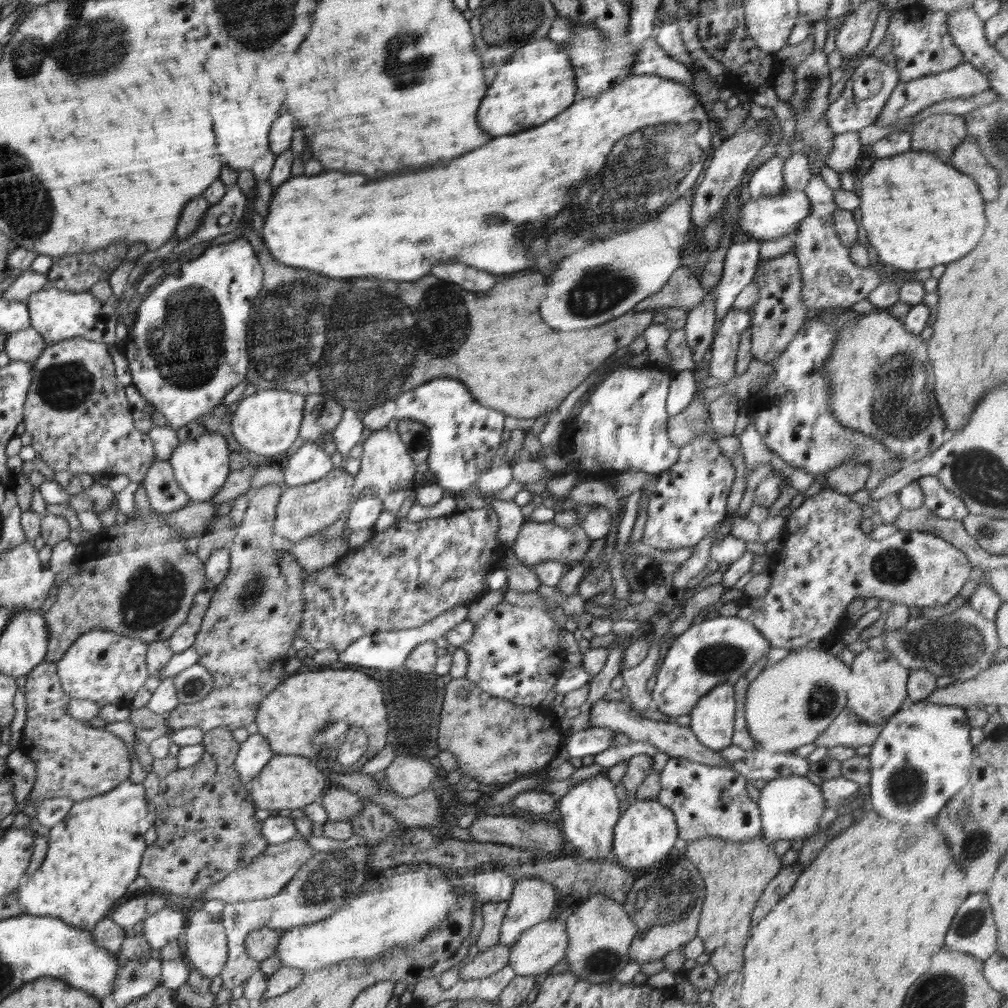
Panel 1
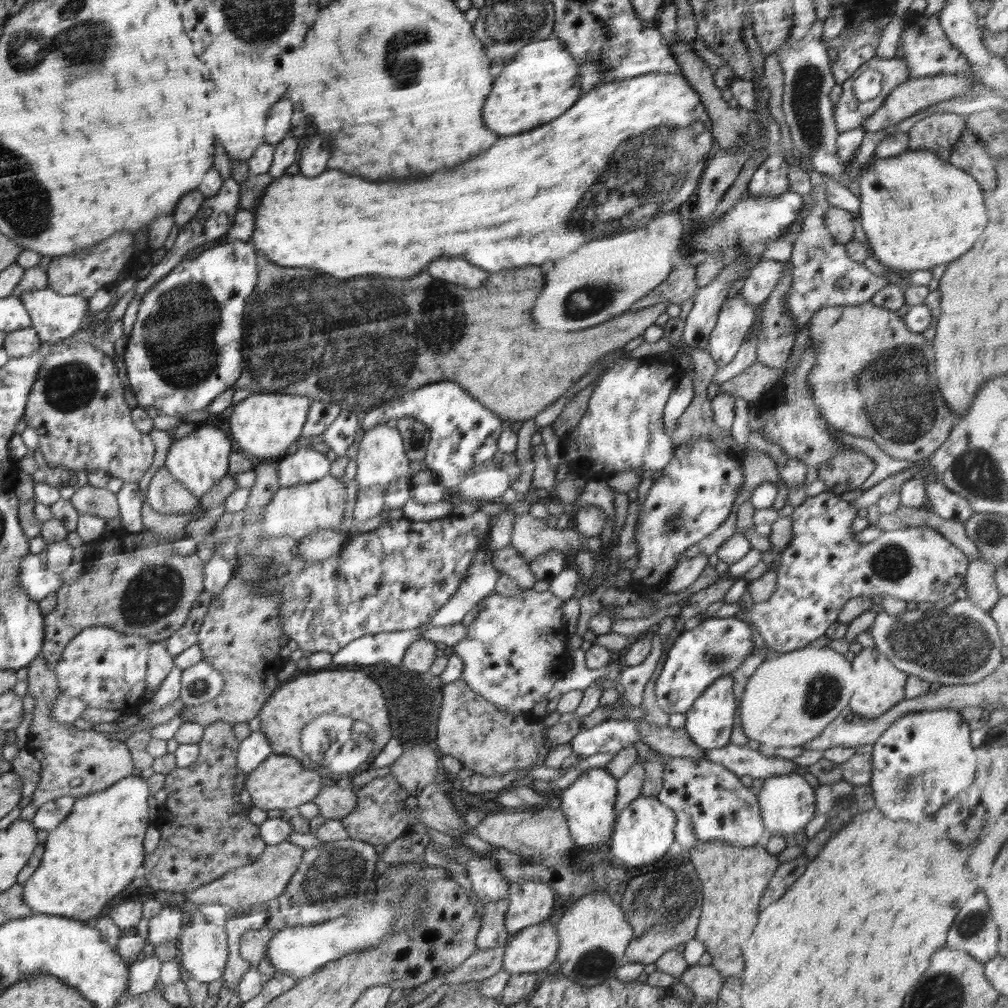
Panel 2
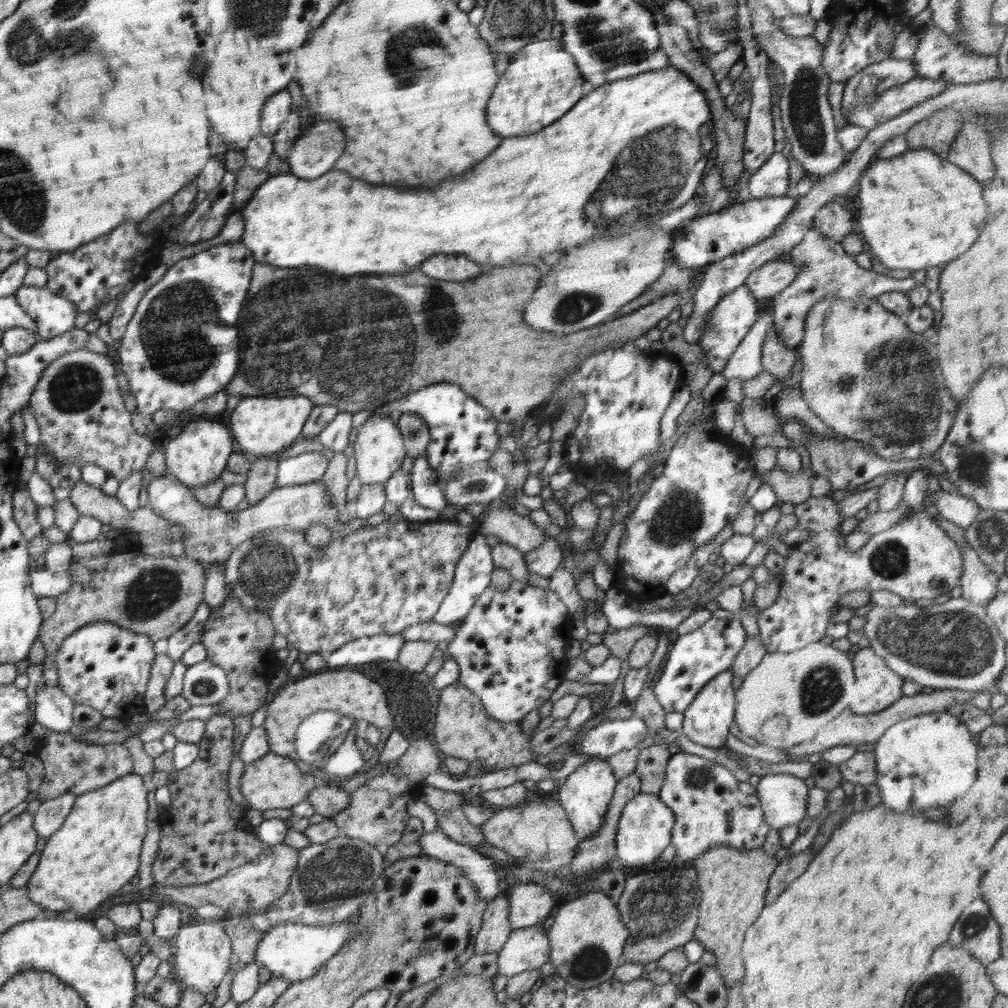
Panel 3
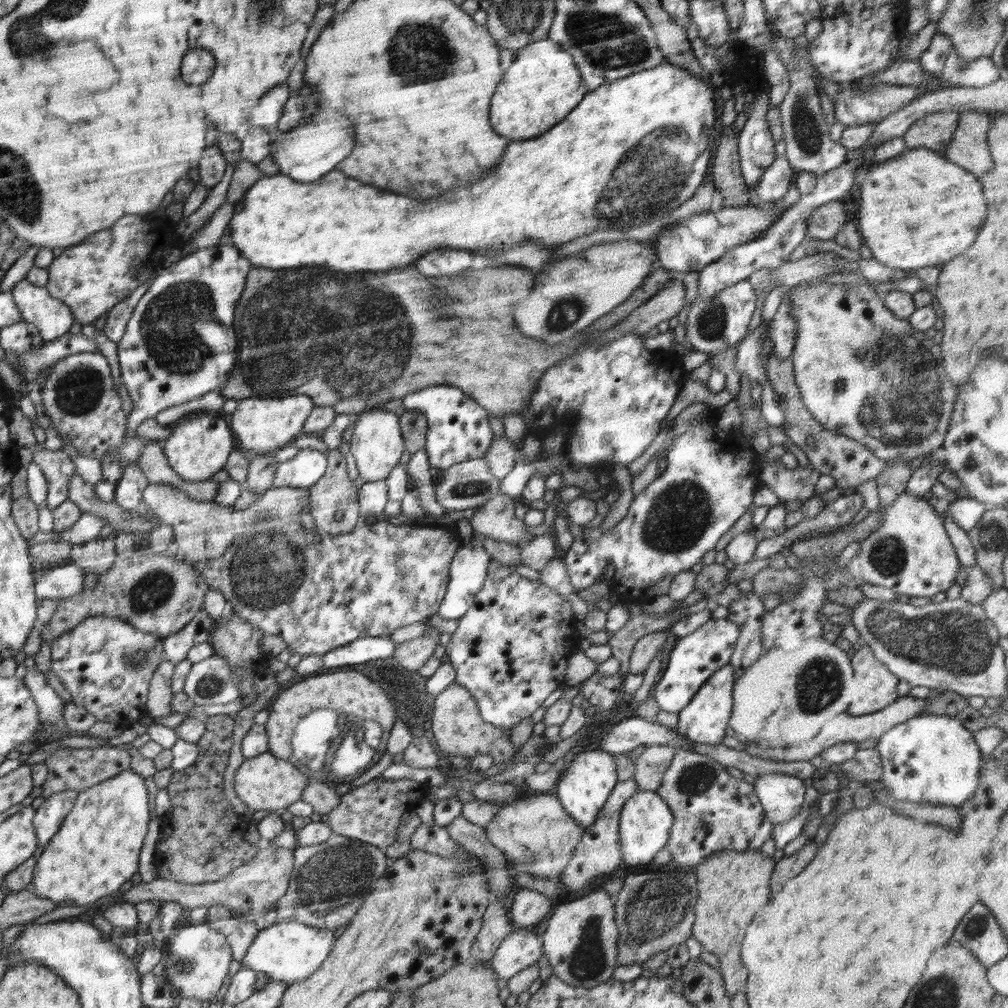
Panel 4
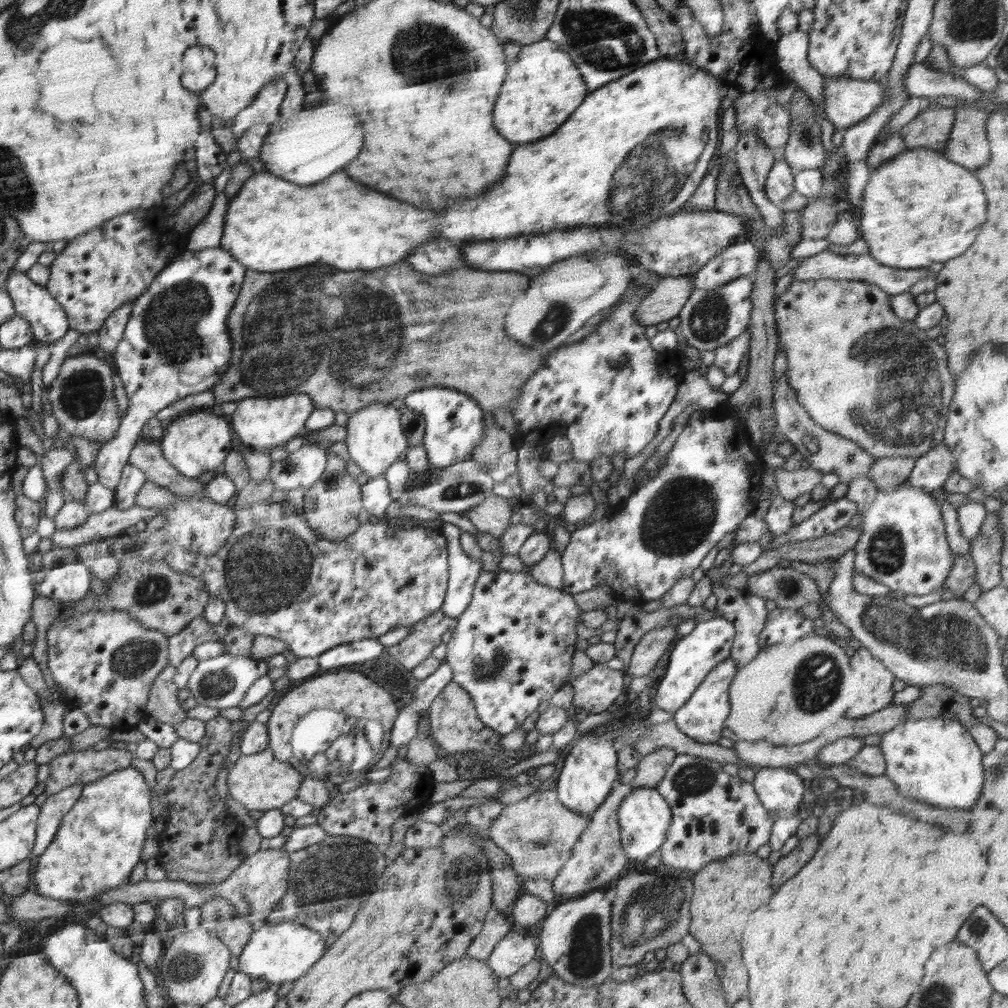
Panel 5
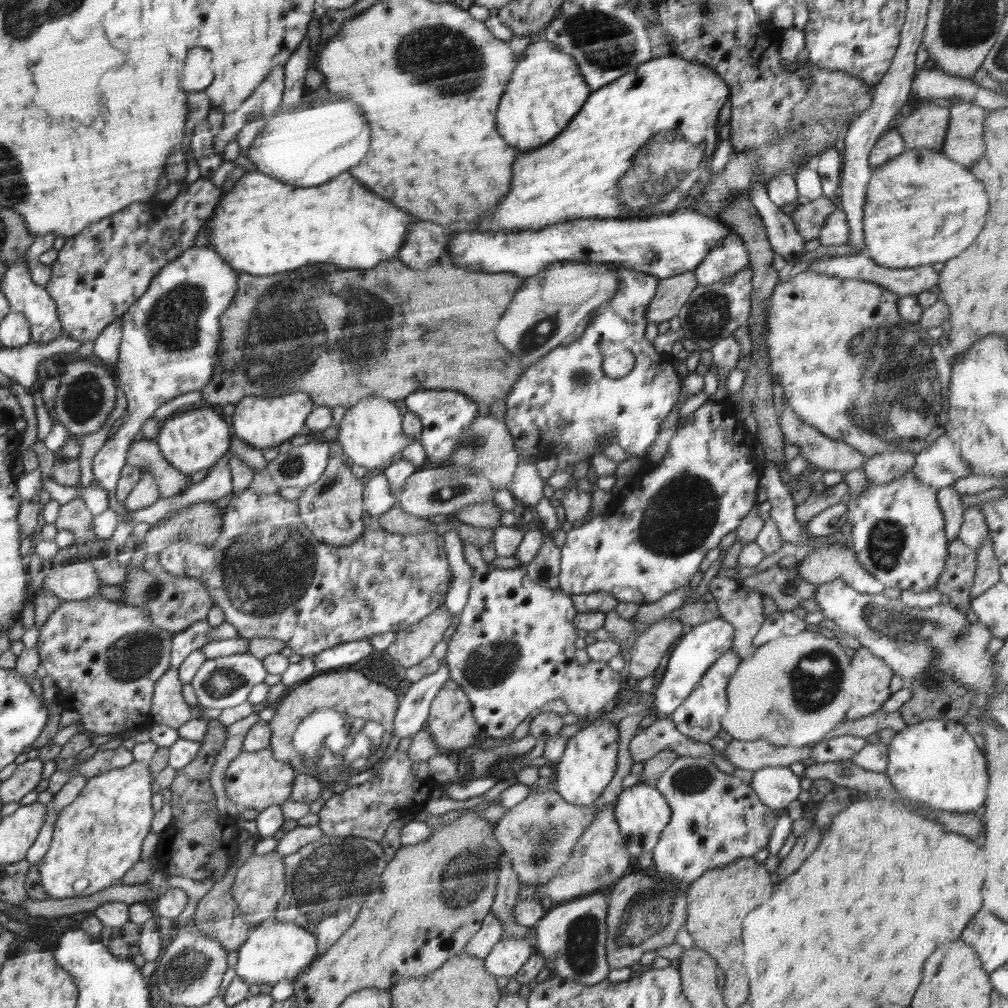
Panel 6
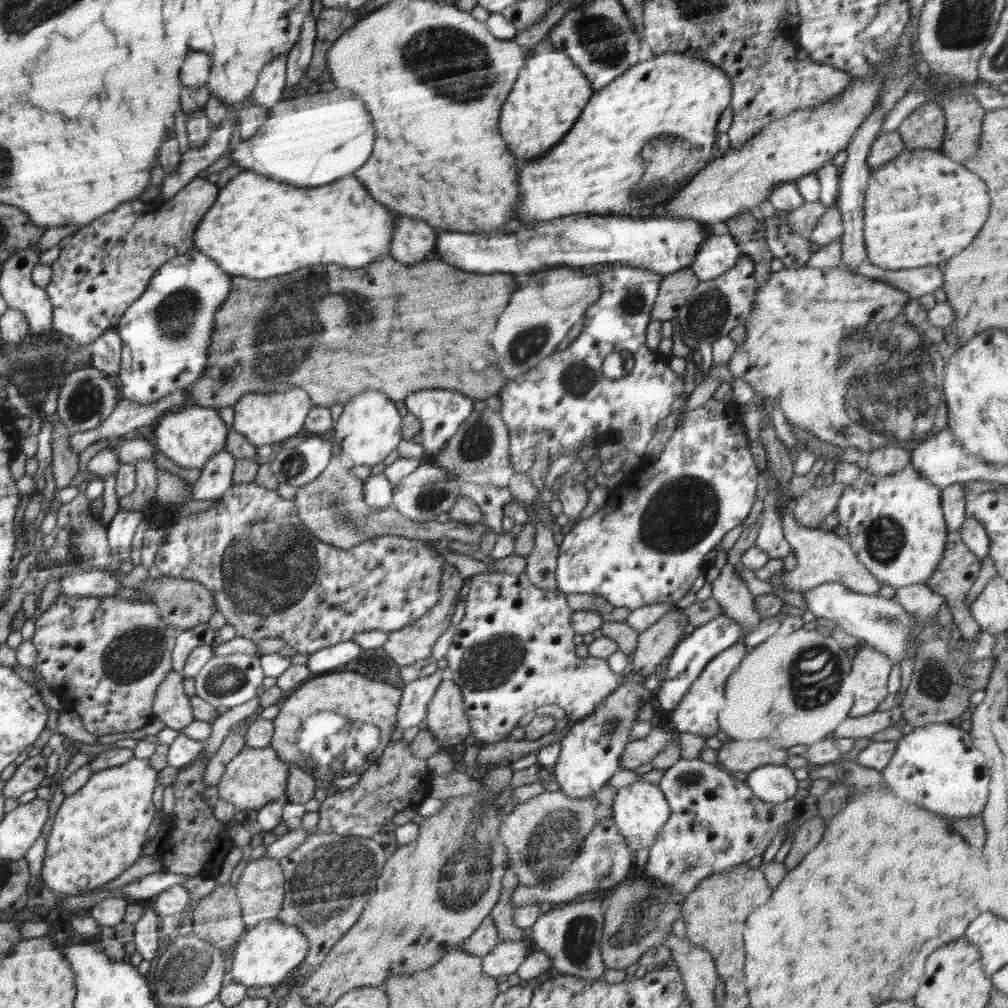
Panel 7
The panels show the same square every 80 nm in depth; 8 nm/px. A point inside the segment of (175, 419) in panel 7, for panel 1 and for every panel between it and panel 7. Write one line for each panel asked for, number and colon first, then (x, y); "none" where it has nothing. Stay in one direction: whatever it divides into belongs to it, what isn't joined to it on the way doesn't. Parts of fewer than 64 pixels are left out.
1: (200, 466)
2: (199, 460)
3: (198, 455)
4: (198, 447)
5: (194, 443)
6: (191, 441)

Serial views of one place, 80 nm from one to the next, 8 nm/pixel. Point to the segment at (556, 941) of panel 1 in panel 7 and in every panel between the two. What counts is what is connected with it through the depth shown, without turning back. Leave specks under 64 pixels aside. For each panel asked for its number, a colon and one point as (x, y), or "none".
2: (533, 949)
3: (526, 949)
4: (520, 949)
5: (514, 952)
6: (507, 957)
7: (505, 959)

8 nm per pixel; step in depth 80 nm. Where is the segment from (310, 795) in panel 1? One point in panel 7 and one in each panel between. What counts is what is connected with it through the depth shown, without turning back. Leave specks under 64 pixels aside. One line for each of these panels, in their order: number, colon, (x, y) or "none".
2: (281, 782)
3: (273, 781)
4: (264, 782)
5: (259, 781)
6: (257, 780)
7: (255, 777)

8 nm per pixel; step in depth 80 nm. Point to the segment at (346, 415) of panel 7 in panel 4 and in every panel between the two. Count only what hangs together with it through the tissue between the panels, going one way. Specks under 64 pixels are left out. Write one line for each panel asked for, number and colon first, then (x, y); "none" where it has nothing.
4: (377, 445)
5: (375, 440)
6: (370, 432)

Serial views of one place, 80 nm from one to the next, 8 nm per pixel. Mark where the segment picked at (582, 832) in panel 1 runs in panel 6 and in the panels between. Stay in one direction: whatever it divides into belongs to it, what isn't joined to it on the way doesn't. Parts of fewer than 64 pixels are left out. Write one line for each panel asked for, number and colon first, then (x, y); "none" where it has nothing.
2: (588, 803)
3: (585, 794)
4: (584, 786)
5: (589, 773)
6: (589, 761)

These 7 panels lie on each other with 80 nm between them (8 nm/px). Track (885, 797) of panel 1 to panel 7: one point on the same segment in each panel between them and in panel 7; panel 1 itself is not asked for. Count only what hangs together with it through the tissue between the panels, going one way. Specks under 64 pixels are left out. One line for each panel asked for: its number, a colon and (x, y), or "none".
2: (922, 761)
3: (928, 761)
4: (931, 759)
5: (936, 761)
6: (937, 763)
7: (937, 766)

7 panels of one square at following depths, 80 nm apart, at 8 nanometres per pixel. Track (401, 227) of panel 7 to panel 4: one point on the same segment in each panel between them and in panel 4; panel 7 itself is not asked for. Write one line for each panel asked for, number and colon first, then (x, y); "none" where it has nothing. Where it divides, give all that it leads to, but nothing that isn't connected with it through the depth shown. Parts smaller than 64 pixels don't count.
4: (442, 262)
5: (439, 255)
6: (424, 244)

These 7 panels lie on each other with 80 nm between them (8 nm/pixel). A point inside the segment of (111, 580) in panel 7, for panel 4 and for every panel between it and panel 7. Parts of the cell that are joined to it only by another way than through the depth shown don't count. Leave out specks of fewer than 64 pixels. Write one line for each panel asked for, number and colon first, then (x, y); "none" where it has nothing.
4: (66, 580)
5: (61, 583)
6: (69, 588)

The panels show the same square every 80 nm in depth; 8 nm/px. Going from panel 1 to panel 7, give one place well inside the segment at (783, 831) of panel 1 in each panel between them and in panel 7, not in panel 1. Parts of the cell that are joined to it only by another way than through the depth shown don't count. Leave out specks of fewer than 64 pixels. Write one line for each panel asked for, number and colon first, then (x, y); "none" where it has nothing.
2: (787, 803)
3: (783, 797)
4: (781, 795)
5: (780, 790)
6: (776, 786)
7: (771, 783)

